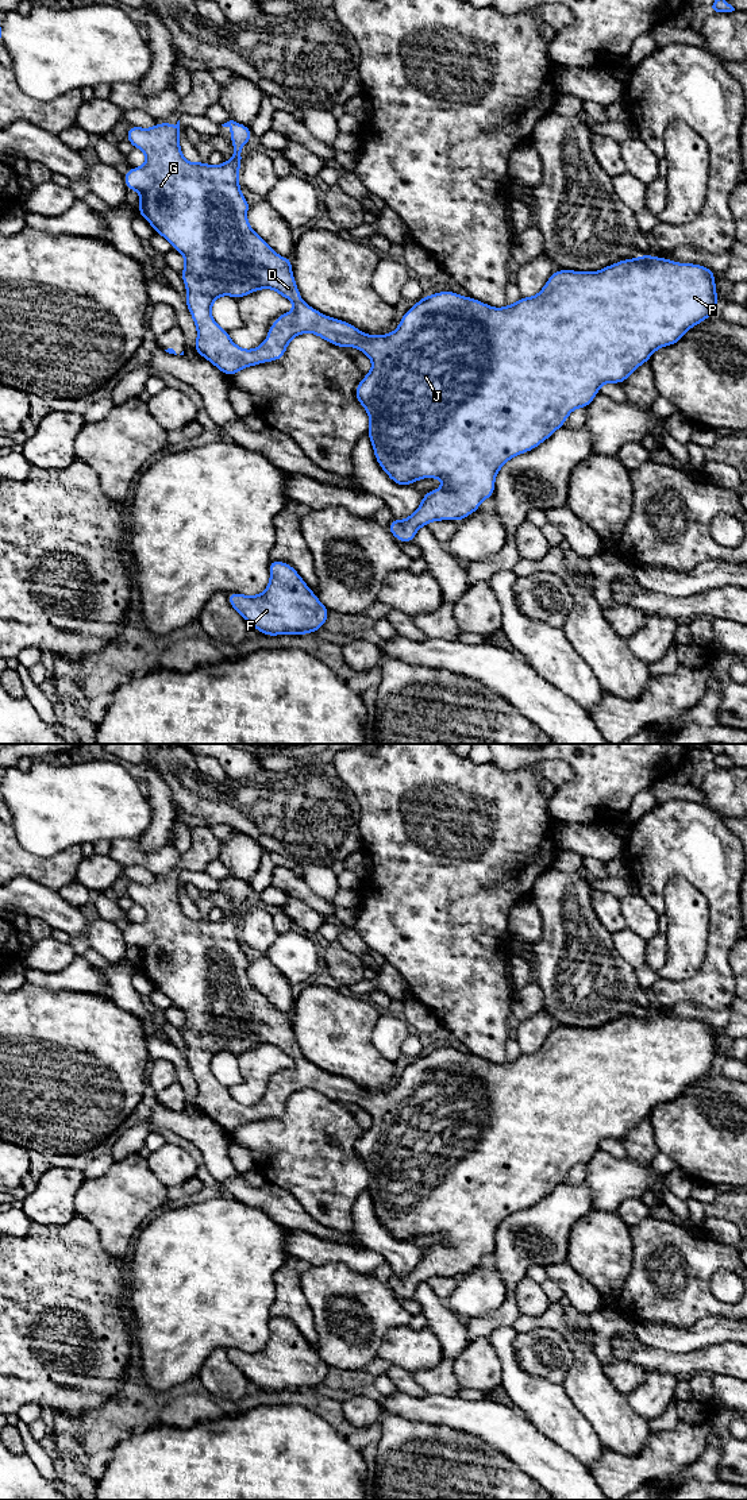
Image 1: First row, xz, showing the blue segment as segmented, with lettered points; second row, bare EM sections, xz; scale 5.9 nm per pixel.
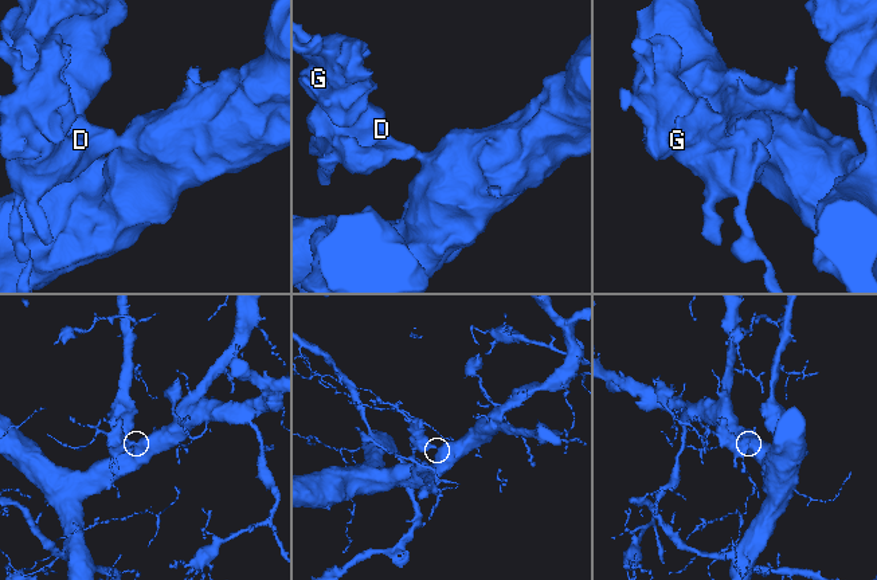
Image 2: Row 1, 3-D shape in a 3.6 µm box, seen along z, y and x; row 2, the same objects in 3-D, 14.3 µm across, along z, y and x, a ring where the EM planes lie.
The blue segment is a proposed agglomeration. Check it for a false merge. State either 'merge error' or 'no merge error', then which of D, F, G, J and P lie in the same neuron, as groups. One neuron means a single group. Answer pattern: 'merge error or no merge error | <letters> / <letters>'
no merge error | D F G J P

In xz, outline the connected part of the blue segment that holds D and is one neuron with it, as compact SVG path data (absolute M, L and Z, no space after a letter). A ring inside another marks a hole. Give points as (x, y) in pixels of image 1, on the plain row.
M180 876L176 882L170 879L157 879L151 884L130 882L126 890L127 896L132 901L132 903L142 906L146 911L146 918L143 922L128 925L123 932L127 945L136 946L140 950L140 957L138 960L139 972L146 975L147 979L155 986L155 990L169 996L173 1006L181 1009L185 1014L185 1023L180 1030L186 1042L185 1059L197 1084L197 1096L193 1103L201 1114L208 1115L224 1131L234 1131L246 1123L265 1118L280 1117L285 1111L290 1096L305 1088L317 1091L336 1103L355 1103L361 1108L366 1110L370 1114L373 1123L357 1141L355 1153L369 1171L370 1180L366 1189L370 1194L376 1216L388 1233L400 1242L409 1242L423 1234L438 1234L444 1238L440 1245L423 1250L420 1262L409 1273L405 1276L393 1275L389 1279L388 1287L394 1292L394 1295L403 1299L412 1299L416 1288L432 1277L461 1277L477 1268L484 1256L494 1252L496 1231L509 1215L536 1204L557 1185L565 1181L566 1175L574 1165L588 1164L598 1150L602 1140L623 1140L640 1121L647 1119L650 1113L658 1104L673 1102L679 1098L690 1084L705 1077L719 1063L715 1040L716 1030L711 1025L701 1021L679 1019L673 1018L671 1015L642 1010L640 1014L623 1015L613 1021L605 1022L598 1027L555 1026L538 1050L534 1053L521 1053L515 1060L505 1061L504 1064L493 1064L482 1057L471 1054L470 1052L463 1053L450 1046L428 1050L420 1057L416 1057L416 1060L404 1069L398 1083L393 1088L386 1091L366 1091L353 1080L326 1072L324 1069L320 1069L315 1064L307 1061L301 1054L293 1033L292 1014L278 1011L257 988L253 987L247 977L250 959L244 955L239 942L239 923L243 915L240 905L254 892L247 882L234 876L230 876L222 882L231 884L234 911L230 917L217 922L211 922L207 918L192 919L182 913L182 906L180 903ZM259 1045L273 1045L280 1052L290 1056L293 1059L293 1067L276 1073L274 1080L267 1084L267 1094L262 1100L253 1106L243 1106L231 1096L228 1087L222 1084L213 1076L211 1064L220 1052L232 1052L239 1056L243 1052L254 1049Z

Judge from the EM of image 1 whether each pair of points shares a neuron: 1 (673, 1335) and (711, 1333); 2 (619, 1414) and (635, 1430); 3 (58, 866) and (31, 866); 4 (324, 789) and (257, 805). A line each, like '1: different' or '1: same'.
1: same
2: same
3: same
4: same

